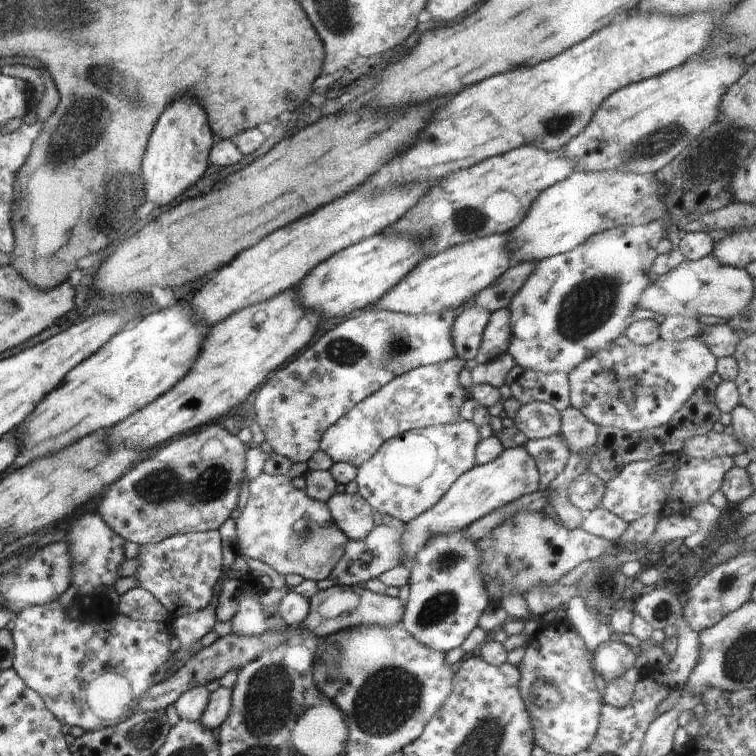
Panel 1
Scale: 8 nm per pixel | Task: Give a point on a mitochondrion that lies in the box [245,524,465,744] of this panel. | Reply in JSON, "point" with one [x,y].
{"point":[388,698]}

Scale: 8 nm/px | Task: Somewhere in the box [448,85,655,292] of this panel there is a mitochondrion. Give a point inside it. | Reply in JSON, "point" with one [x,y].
{"point":[468,219]}

